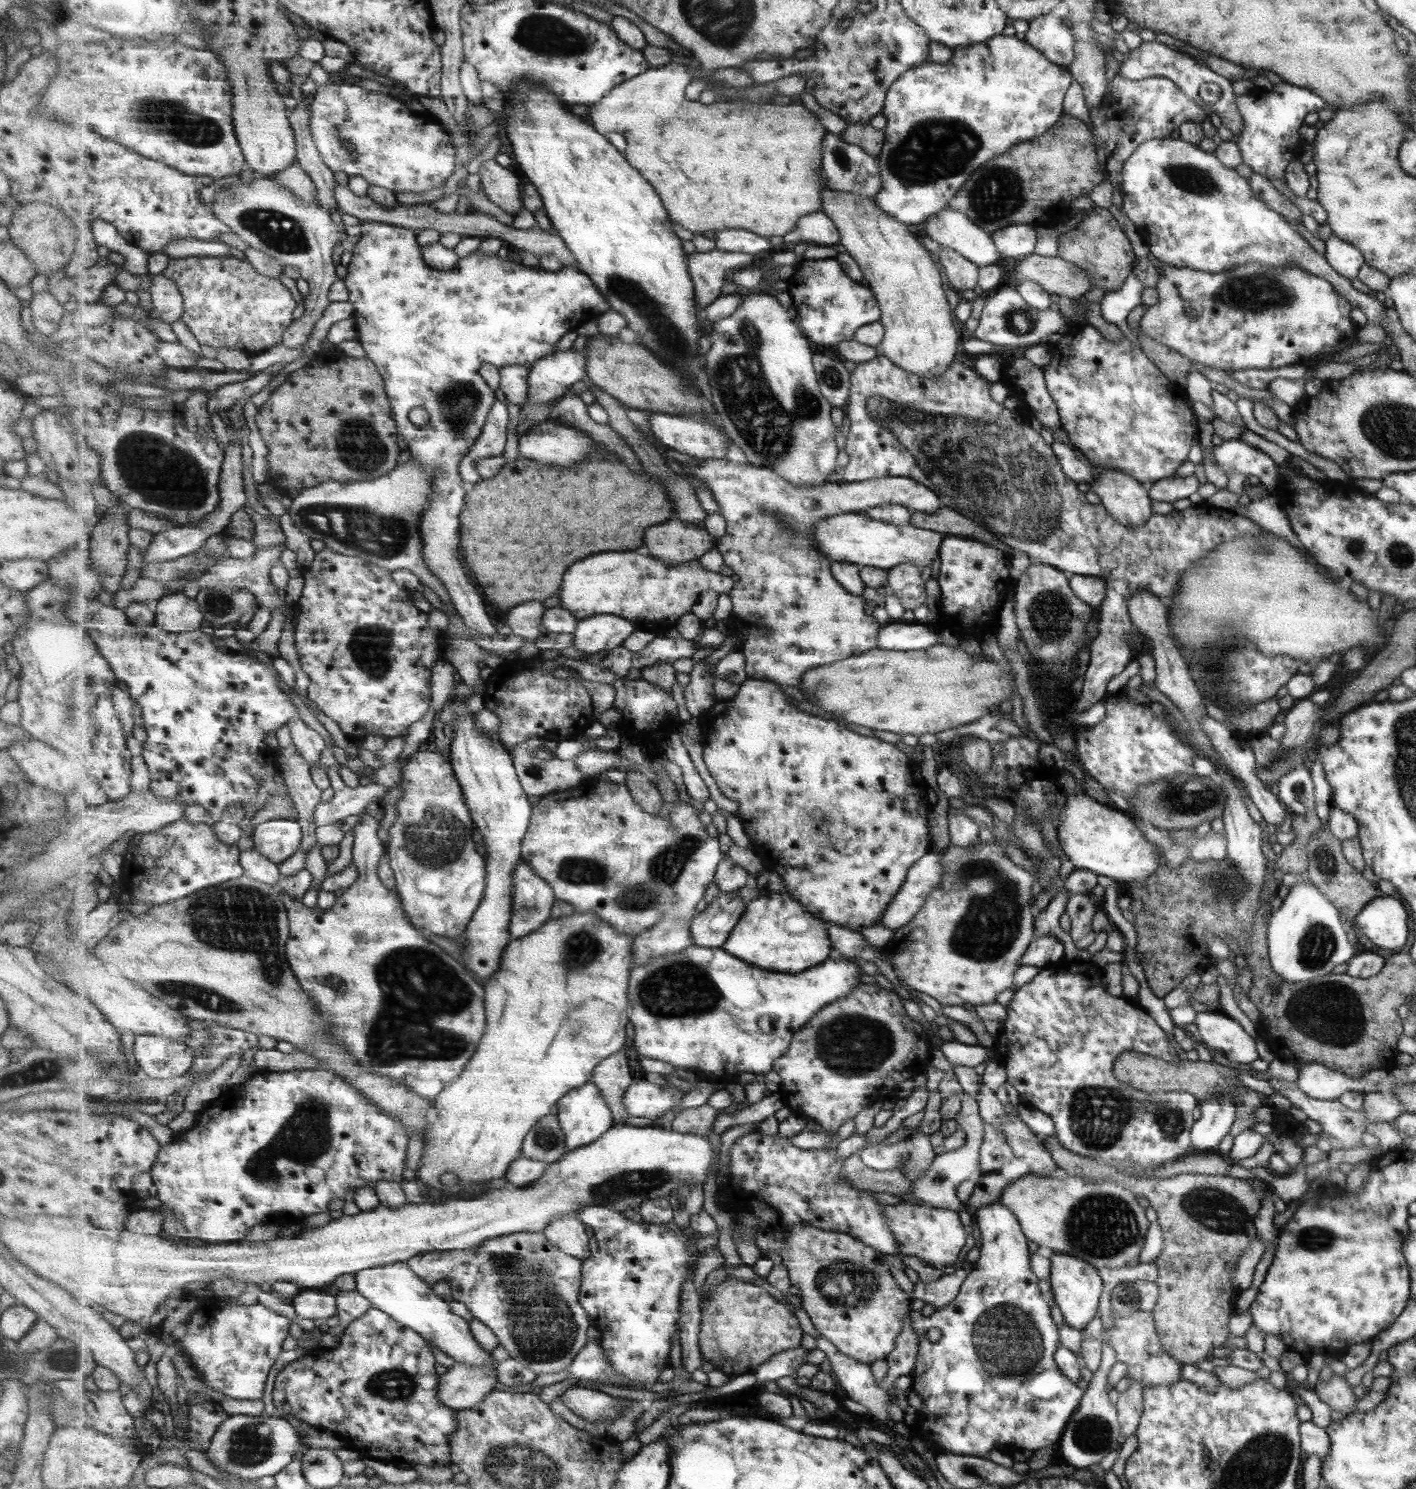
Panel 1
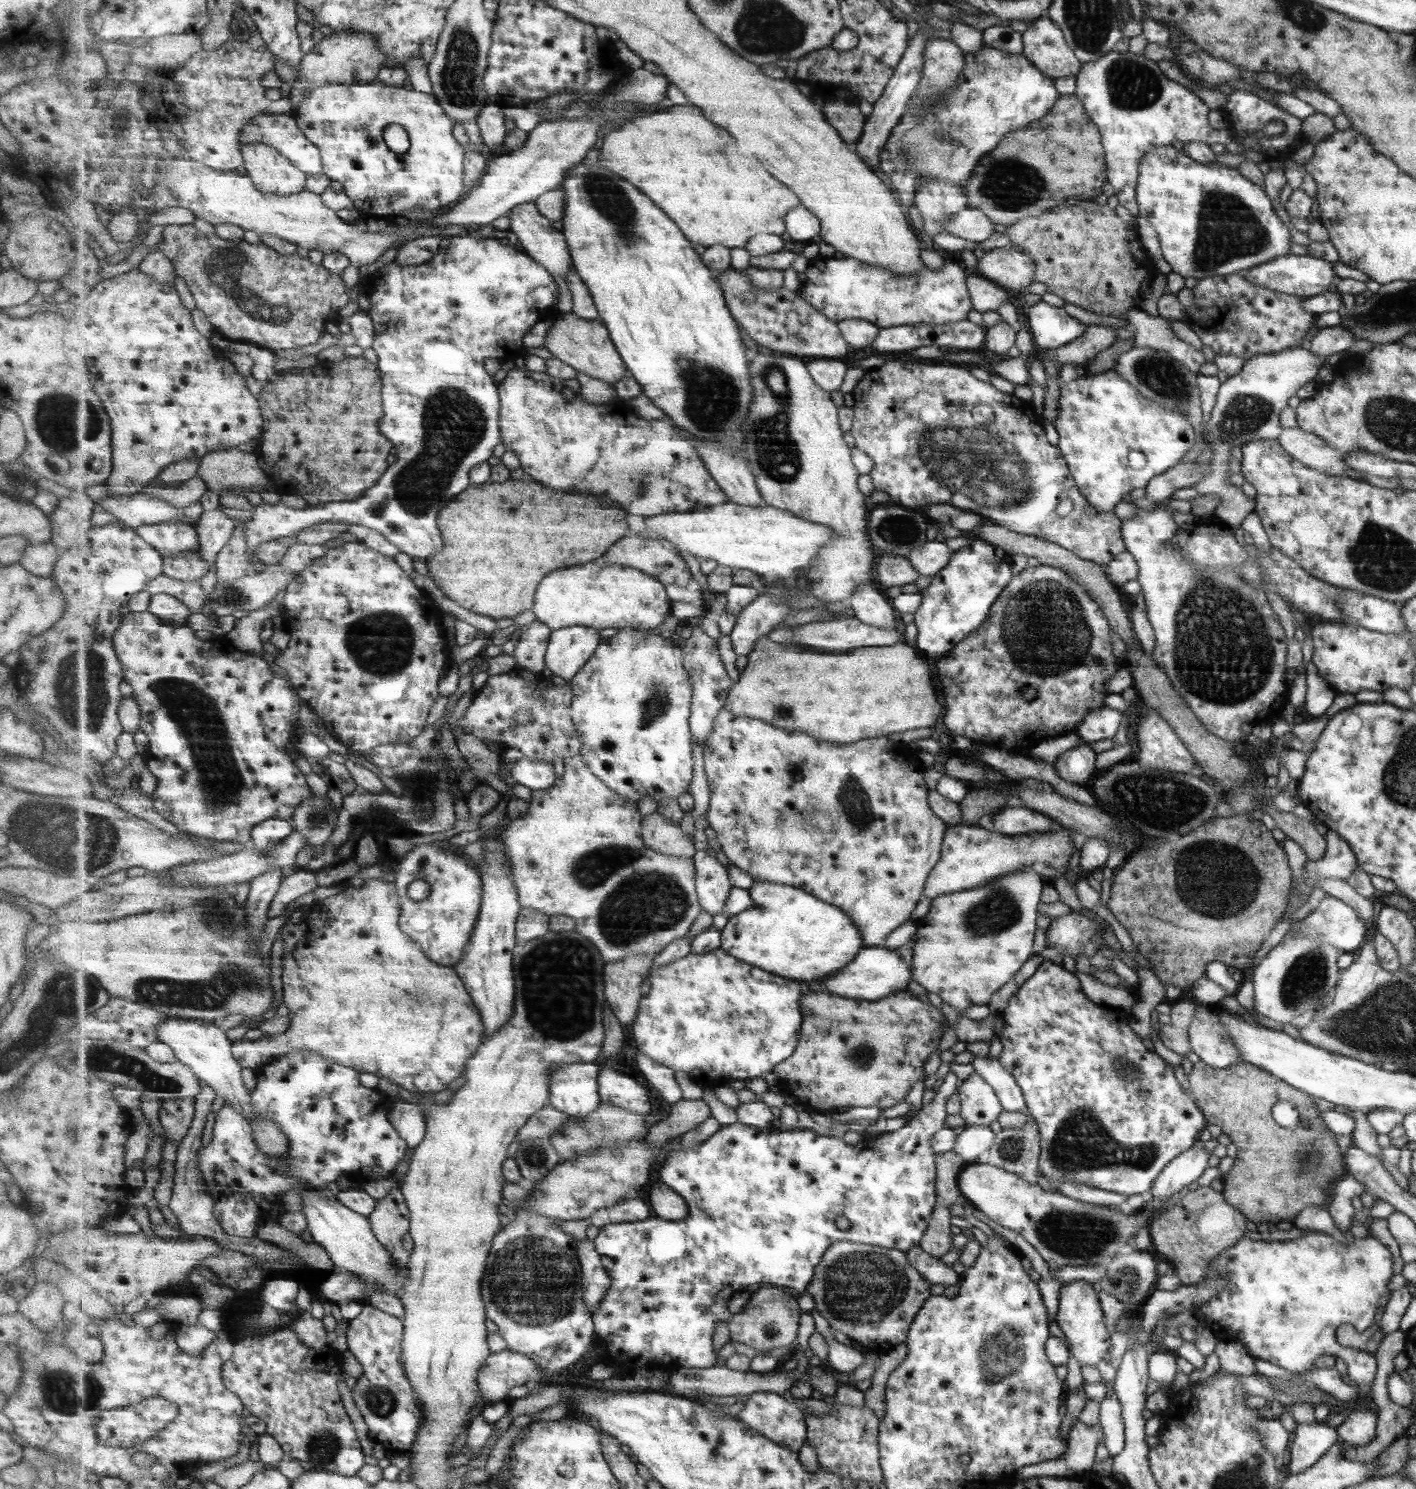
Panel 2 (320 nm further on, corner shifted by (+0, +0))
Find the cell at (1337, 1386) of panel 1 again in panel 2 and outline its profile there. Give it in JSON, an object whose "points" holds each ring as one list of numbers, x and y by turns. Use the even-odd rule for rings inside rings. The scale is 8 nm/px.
{"points":[[1357,1406,1340,1425,1334,1429,1340,1440,1358,1448,1364,1448,1376,1435,1376,1411]]}

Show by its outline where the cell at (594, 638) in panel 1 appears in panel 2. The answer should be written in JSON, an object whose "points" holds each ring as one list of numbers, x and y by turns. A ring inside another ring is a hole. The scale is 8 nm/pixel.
{"points":[[573,626,552,631,546,654,546,667,555,677,561,677,566,682,571,682,588,664,588,661,596,655,601,642,603,642,603,638,595,627]]}

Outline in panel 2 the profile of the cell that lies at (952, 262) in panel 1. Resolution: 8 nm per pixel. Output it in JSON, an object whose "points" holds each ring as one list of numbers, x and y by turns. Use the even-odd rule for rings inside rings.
{"points":[[968,271,966,284,973,312,996,311,1001,305,1008,302,1007,294,1001,286,981,277,978,273]]}

